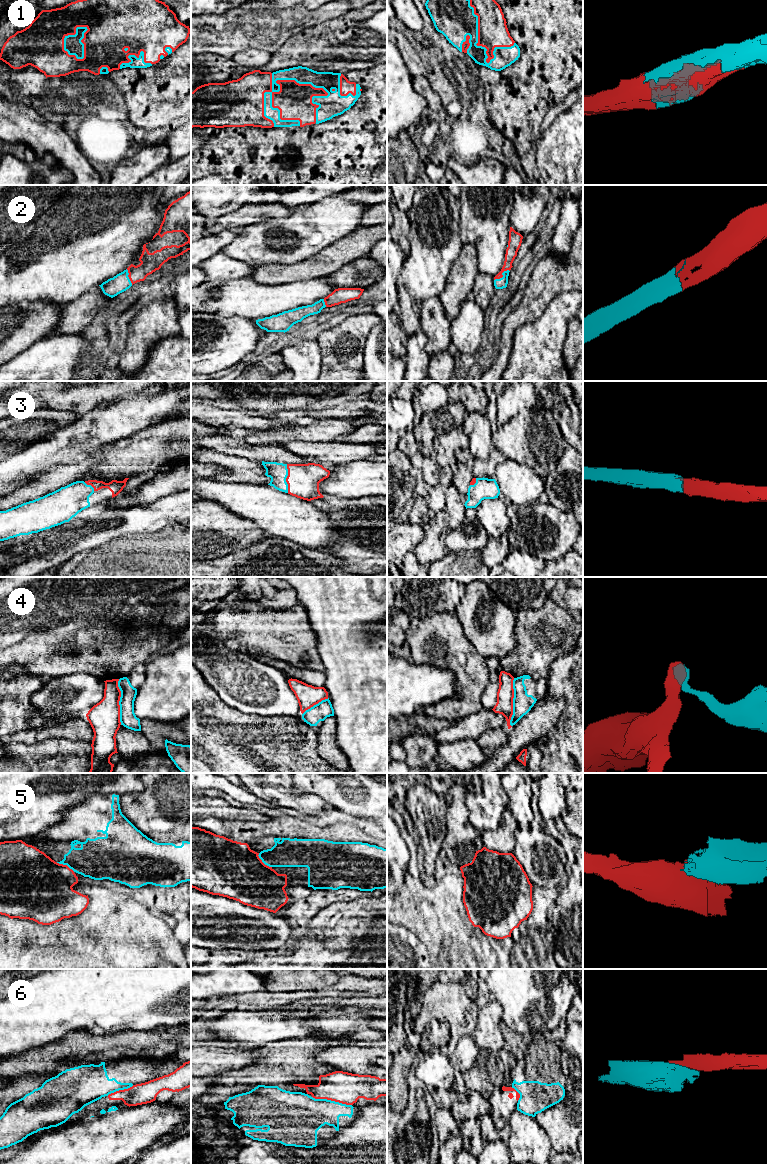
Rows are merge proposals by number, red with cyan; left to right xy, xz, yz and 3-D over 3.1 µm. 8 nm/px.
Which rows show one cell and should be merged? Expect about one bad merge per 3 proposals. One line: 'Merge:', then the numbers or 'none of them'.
Merge: 1, 2, 3

